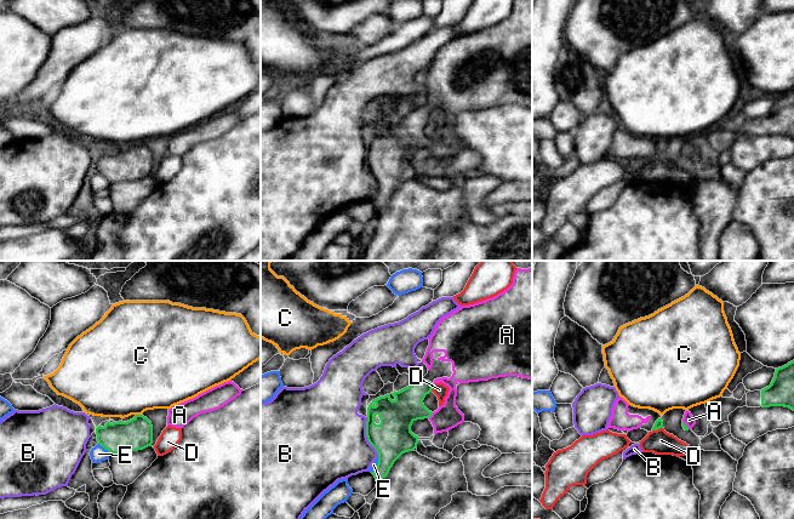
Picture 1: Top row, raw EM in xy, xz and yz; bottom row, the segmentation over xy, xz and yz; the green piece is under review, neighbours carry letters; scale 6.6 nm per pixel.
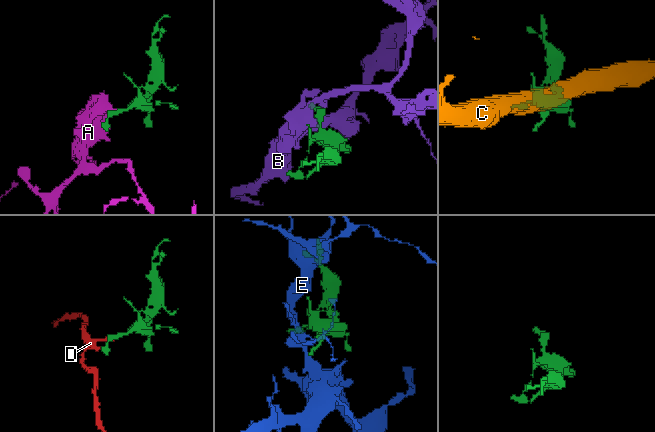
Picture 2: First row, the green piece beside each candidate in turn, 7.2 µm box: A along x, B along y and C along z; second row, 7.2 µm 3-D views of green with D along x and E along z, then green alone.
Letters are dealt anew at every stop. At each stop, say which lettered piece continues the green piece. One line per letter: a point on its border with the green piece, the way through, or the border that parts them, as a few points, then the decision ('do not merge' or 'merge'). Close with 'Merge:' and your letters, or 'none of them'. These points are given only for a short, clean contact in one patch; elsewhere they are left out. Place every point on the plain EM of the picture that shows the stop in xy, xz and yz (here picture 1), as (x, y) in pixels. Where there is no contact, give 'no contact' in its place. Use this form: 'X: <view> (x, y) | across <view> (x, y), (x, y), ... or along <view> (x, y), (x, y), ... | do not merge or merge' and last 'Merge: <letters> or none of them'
A: xz (430, 143) | merge
B: xz (366, 164) | do not merge
C: xy (138, 143) | along xy (136, 142), (141, 143) | do not merge
D: yz (657, 157) | do not merge
E: xy (104, 176) | do not merge
Merge: A

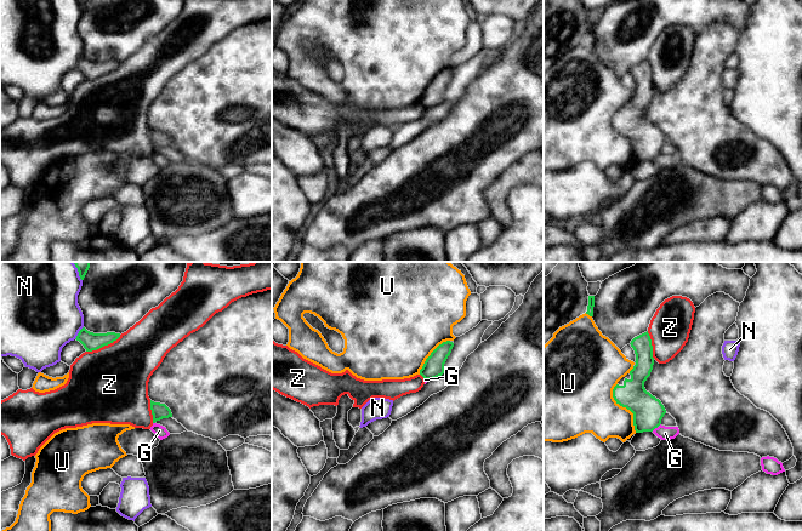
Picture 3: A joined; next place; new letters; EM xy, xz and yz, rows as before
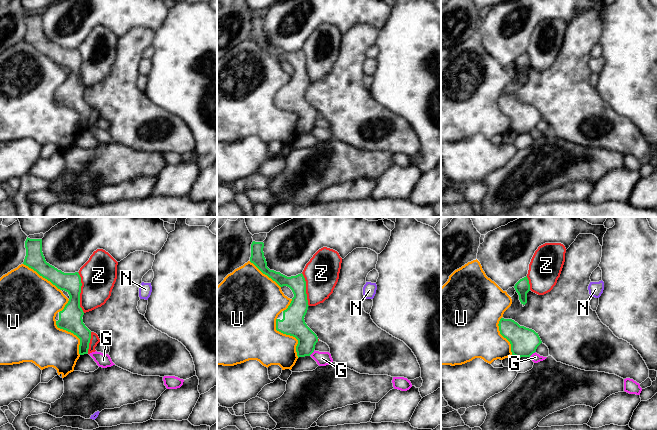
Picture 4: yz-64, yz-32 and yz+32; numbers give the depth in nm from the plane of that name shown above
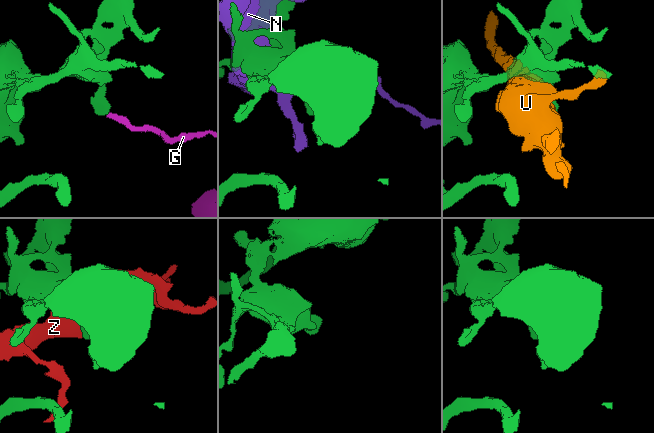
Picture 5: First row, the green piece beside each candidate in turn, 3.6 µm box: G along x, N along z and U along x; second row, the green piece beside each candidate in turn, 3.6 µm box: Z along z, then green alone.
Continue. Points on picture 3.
G: yz (655, 155) | along yz (660, 152), (652, 159) | do not merge
N: xy (79, 61) | do not merge
U: yz (625, 135) | do not merge
Z: xy (103, 74) | do not merge
Merge: none of them

